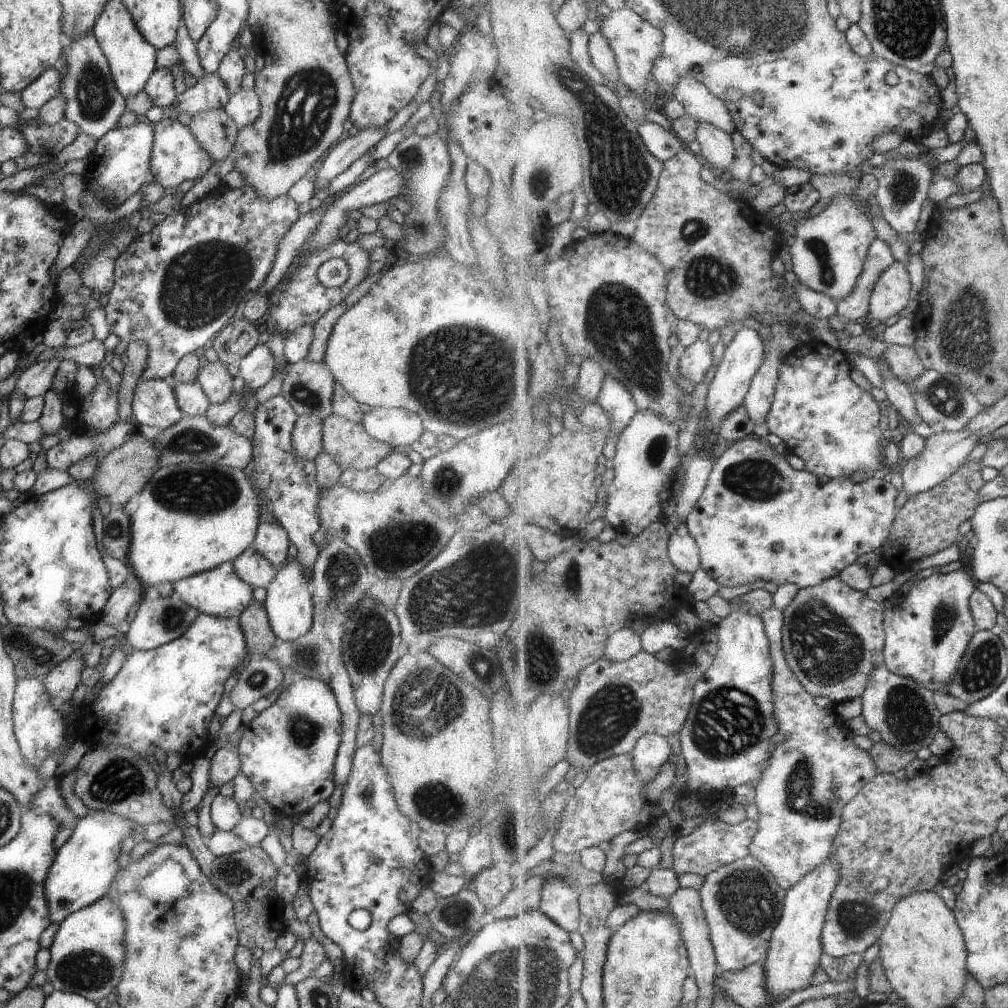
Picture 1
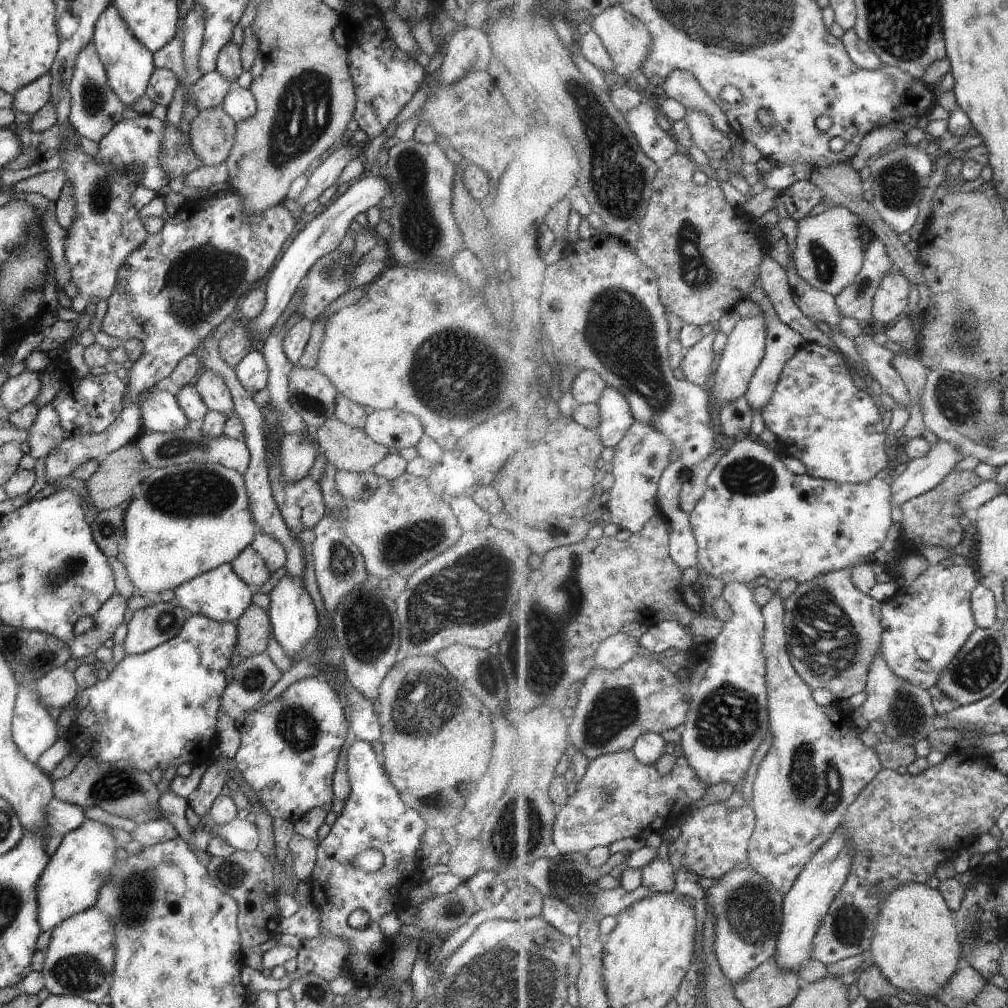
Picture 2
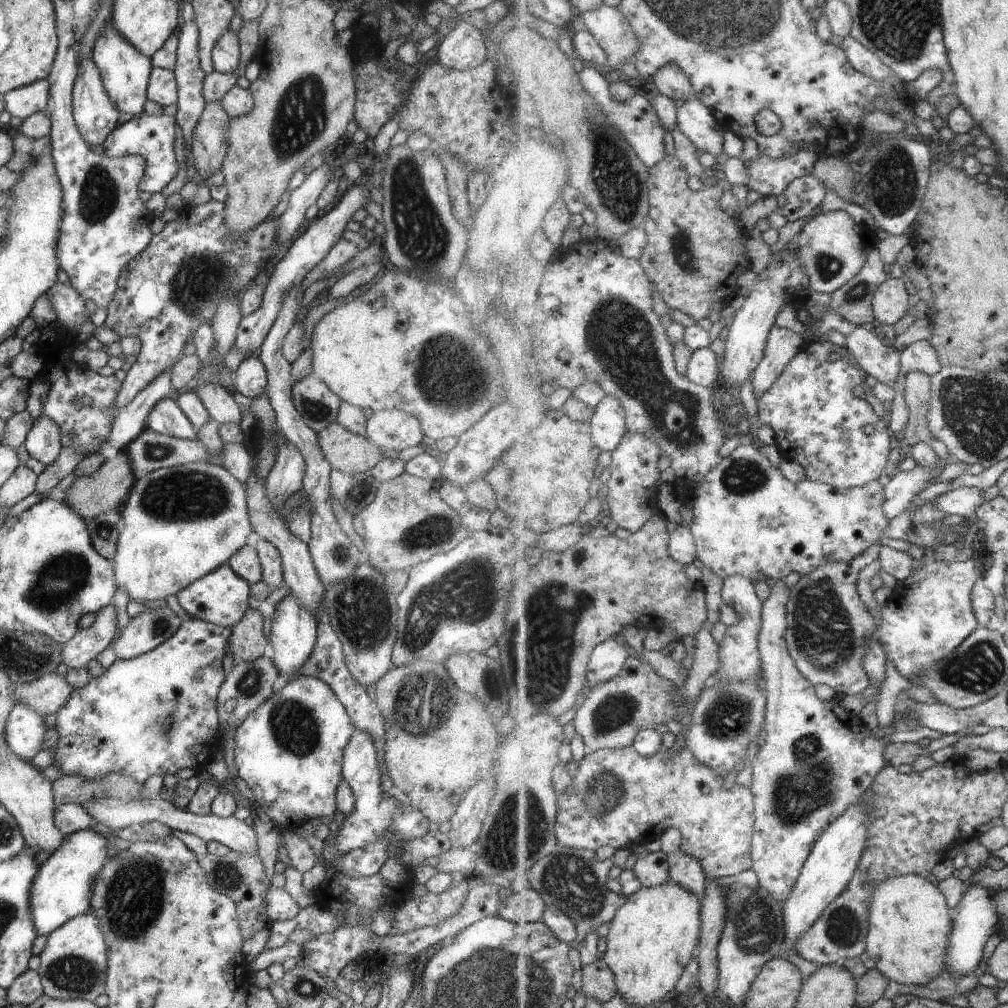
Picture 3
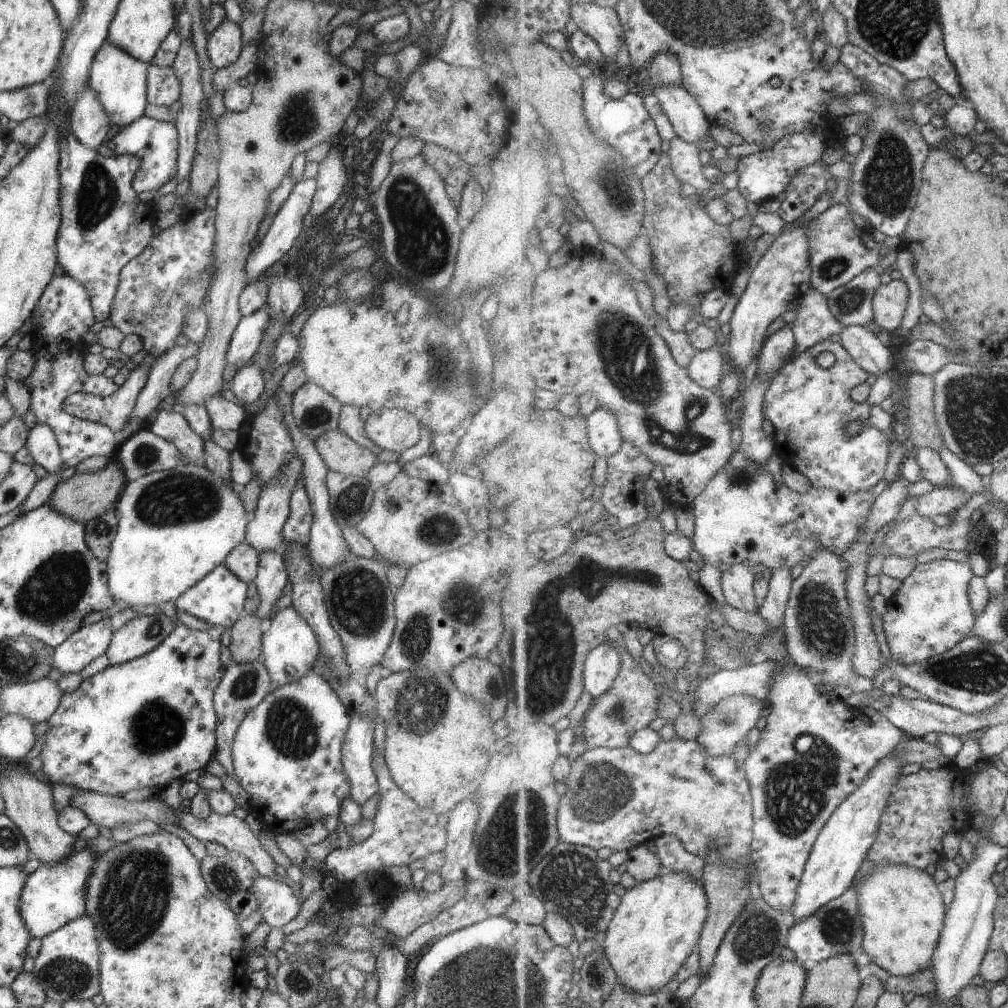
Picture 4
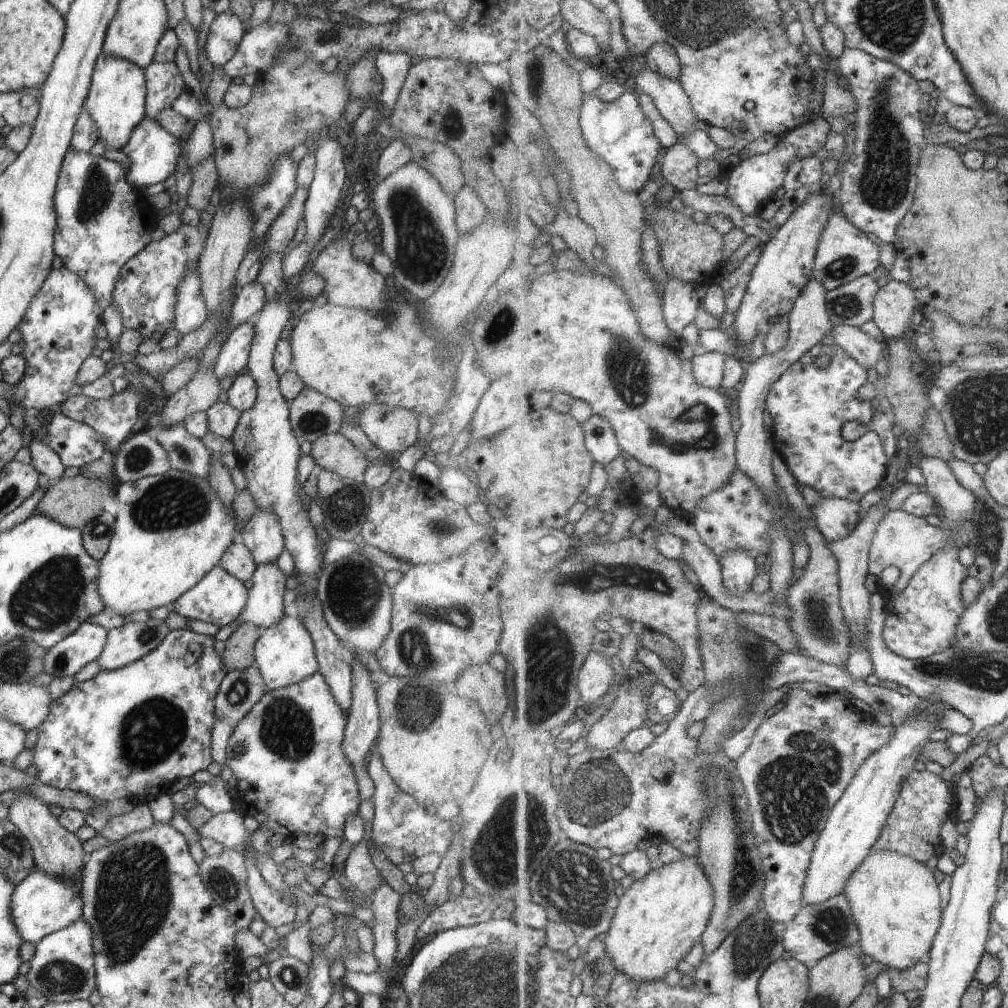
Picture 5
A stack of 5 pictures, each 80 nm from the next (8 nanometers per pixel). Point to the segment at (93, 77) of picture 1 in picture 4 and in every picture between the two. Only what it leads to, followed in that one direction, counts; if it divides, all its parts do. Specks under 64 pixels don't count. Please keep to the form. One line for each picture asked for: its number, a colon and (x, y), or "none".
2: (94, 110)
3: (95, 117)
4: (88, 123)

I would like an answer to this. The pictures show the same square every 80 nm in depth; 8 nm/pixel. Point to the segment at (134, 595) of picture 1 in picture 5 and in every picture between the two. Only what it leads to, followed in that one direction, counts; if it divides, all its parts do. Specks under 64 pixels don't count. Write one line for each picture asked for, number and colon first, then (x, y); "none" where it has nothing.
2: (105, 620)
3: (84, 645)
4: (88, 642)
5: (65, 658)

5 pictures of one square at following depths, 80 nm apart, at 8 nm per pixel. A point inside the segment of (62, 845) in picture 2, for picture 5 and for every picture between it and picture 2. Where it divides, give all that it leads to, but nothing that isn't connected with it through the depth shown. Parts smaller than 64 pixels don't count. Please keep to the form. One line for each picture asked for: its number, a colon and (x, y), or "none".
3: (61, 889)
4: (53, 895)
5: (40, 904)

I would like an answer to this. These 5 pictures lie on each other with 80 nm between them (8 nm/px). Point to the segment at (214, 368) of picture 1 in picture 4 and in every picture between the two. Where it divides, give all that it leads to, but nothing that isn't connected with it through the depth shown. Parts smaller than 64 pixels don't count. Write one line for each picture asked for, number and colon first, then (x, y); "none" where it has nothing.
2: (213, 393)
3: (217, 401)
4: (223, 415)

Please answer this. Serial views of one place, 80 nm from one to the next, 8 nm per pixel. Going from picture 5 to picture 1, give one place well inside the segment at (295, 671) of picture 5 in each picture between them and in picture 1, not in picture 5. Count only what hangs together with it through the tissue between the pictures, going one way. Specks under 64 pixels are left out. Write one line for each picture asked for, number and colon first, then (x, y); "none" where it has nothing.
1: (288, 605)
2: (292, 617)
3: (293, 633)
4: (288, 651)

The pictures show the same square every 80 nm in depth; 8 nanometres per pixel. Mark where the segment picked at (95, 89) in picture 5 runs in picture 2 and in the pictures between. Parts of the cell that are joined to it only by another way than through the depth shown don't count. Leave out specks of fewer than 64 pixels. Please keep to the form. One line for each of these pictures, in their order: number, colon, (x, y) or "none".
2: (128, 66)
3: (123, 72)
4: (118, 81)

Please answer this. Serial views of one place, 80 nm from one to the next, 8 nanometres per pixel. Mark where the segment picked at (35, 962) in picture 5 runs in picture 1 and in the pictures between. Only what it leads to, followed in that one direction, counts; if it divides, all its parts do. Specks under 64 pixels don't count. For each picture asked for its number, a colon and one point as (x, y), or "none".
1: (85, 956)
2: (78, 961)
3: (71, 966)
4: (66, 966)

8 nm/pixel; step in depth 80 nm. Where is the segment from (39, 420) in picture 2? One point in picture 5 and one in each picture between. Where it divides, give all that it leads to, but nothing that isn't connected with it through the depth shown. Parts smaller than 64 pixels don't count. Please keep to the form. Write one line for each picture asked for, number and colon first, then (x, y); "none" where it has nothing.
3: (42, 443)
4: (41, 443)
5: (45, 461)

